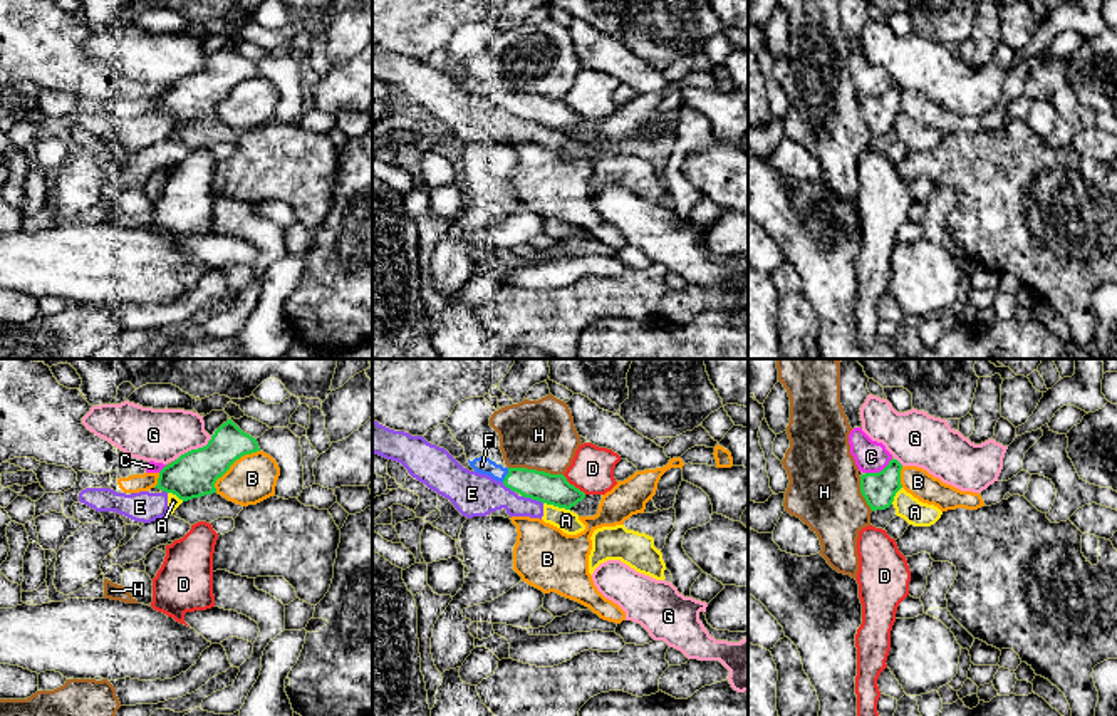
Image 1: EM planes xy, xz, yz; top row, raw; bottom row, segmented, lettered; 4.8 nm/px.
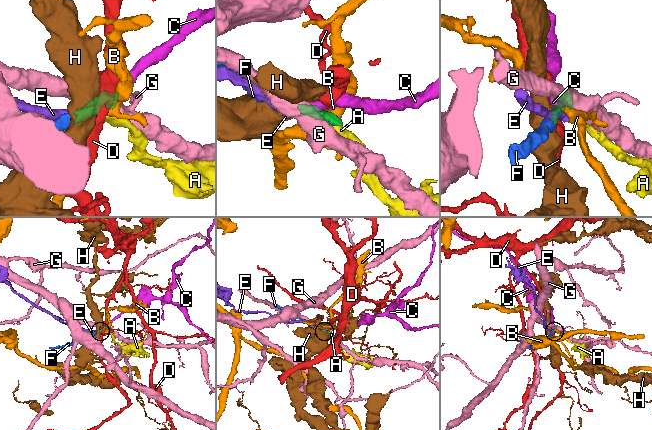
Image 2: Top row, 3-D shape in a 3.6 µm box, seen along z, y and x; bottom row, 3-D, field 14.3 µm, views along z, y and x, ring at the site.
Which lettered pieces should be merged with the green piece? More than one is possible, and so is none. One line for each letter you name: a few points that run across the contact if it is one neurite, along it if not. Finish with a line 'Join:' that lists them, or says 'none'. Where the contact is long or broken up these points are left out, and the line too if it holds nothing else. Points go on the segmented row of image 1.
Join: F

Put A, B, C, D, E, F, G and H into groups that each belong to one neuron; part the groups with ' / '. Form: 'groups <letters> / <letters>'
groups A E / B / C / D / F / G / H

